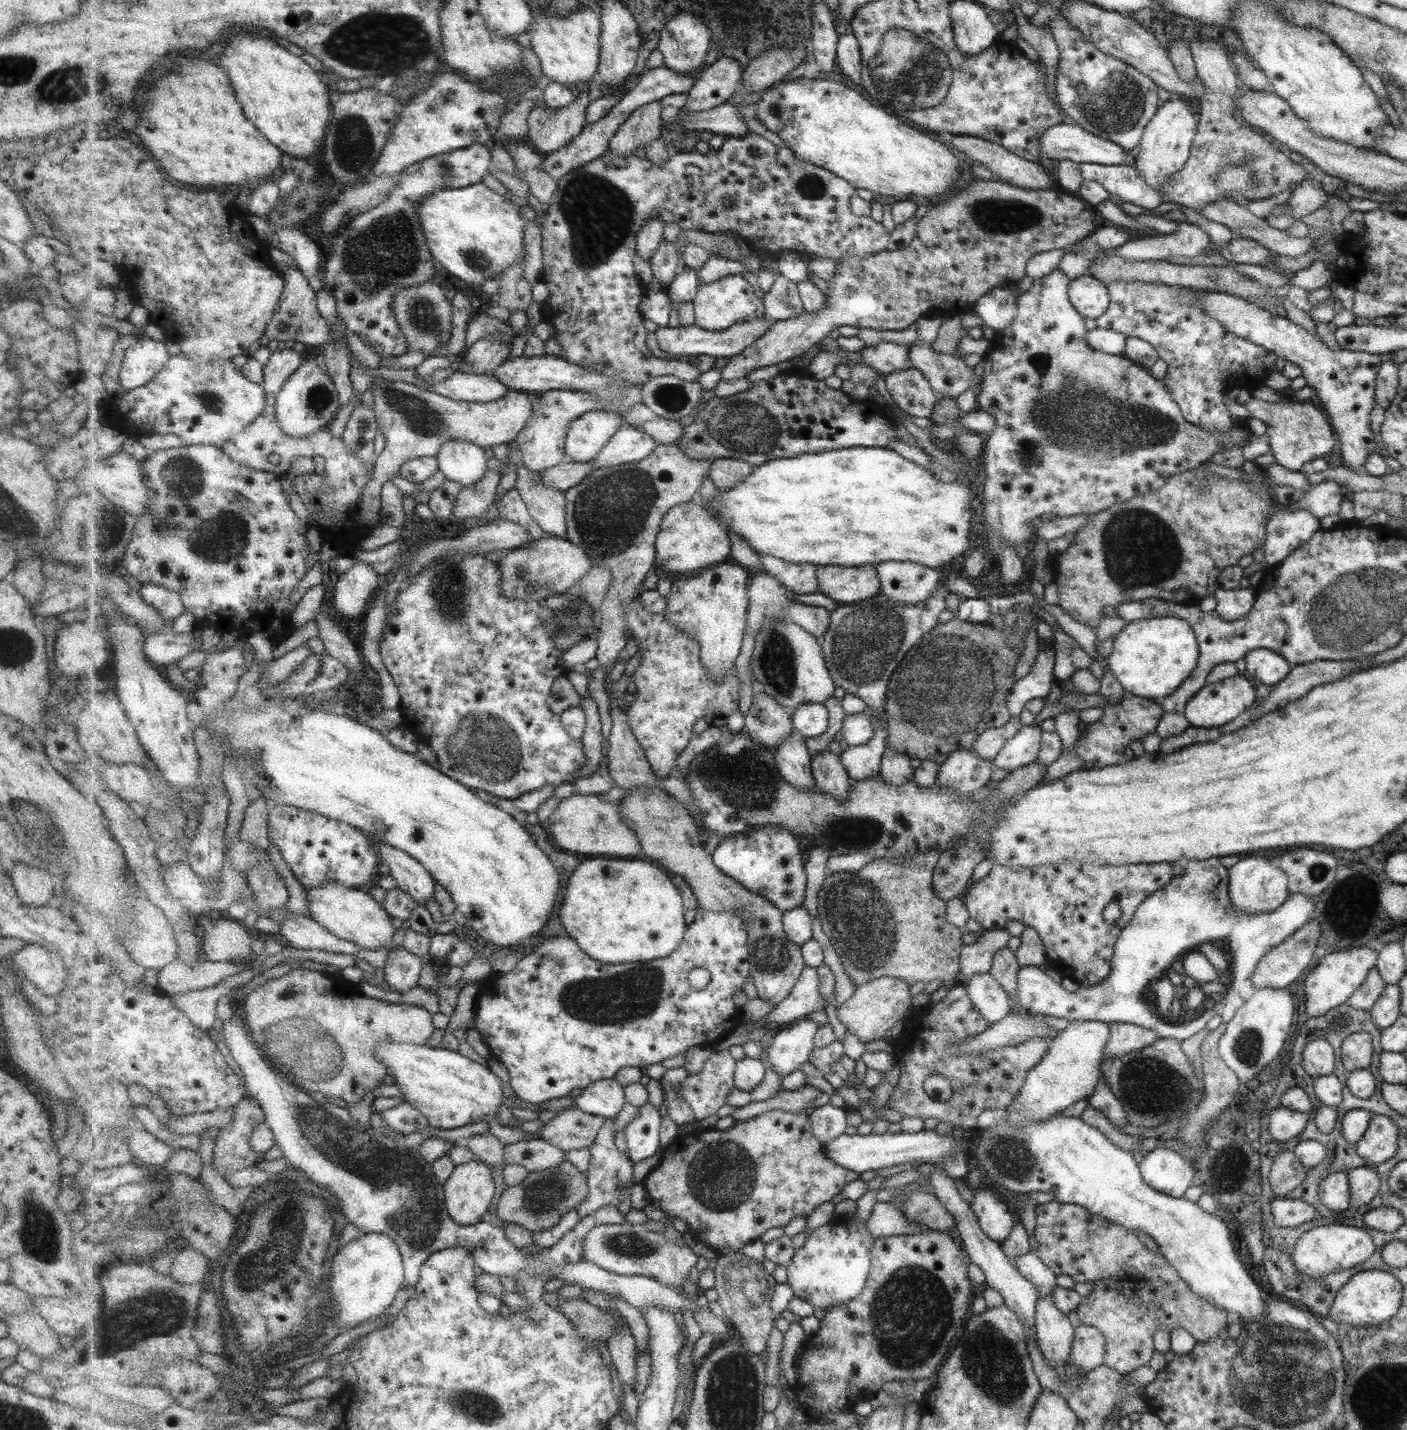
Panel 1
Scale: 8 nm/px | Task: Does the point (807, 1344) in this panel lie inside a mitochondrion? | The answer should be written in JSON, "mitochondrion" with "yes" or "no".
{"mitochondrion":"no"}

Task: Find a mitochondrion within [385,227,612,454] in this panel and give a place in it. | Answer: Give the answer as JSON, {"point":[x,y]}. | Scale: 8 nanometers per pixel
{"point":[421,312]}

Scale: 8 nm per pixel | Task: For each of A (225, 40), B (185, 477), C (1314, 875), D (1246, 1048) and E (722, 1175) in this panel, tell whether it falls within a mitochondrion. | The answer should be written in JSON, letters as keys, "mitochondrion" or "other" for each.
{"A":"other","B":"mitochondrion","C":"mitochondrion","D":"mitochondrion","E":"mitochondrion"}

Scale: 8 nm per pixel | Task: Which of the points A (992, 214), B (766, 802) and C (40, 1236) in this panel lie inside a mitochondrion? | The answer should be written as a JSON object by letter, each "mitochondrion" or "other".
{"A":"mitochondrion","B":"mitochondrion","C":"mitochondrion"}

